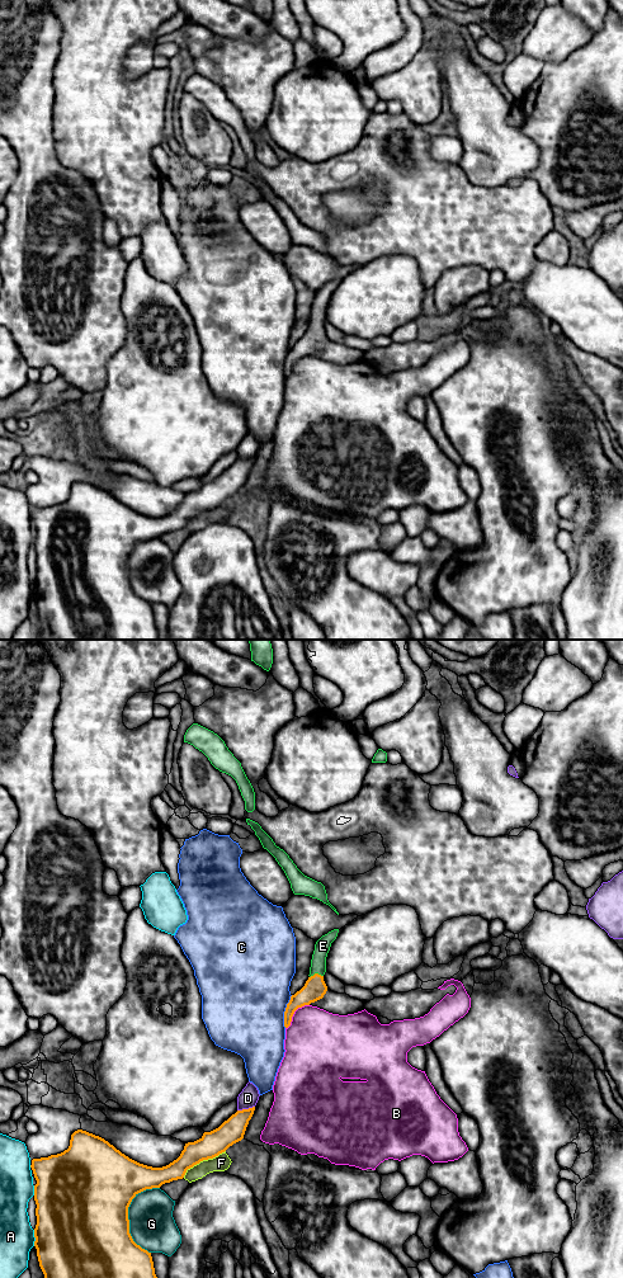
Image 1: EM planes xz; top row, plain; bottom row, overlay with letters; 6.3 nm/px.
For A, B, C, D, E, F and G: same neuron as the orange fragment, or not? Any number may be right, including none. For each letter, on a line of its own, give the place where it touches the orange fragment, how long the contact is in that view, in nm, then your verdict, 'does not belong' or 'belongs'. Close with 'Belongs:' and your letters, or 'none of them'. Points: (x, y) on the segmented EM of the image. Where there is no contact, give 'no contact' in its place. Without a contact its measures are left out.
A: meets orange in xz at (34, 1236); contact 100 nm long; does not belong
B: meets orange in xz at (293, 1013); contact 220 nm long; does not belong
C: meets orange in xz at (284, 1012); contact 220 nm long; does not belong
D: meets orange in xz at (245, 1109); contact 120 nm long; does not belong
E: meets orange in xz at (316, 974); contact 90 nm long; belongs
F: meets orange in xz at (202, 1160); contact 320 nm long; does not belong
G: meets orange in xz at (127, 1215); contact 420 nm long; does not belong
Belongs: E

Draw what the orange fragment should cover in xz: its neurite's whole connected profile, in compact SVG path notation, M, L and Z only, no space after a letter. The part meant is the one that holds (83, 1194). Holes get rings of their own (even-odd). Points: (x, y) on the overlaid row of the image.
M255 1107L237 1110L218 1128L184 1146L180 1156L162 1168L140 1164L110 1145L104 1138L77 1130L71 1135L70 1146L61 1154L33 1159L32 1170L37 1184L34 1201L37 1204L37 1225L34 1246L44 1278L157 1278L151 1253L137 1245L129 1234L128 1207L141 1192L160 1188L165 1183L183 1179L187 1170L203 1160L213 1159L230 1146L244 1138Z

